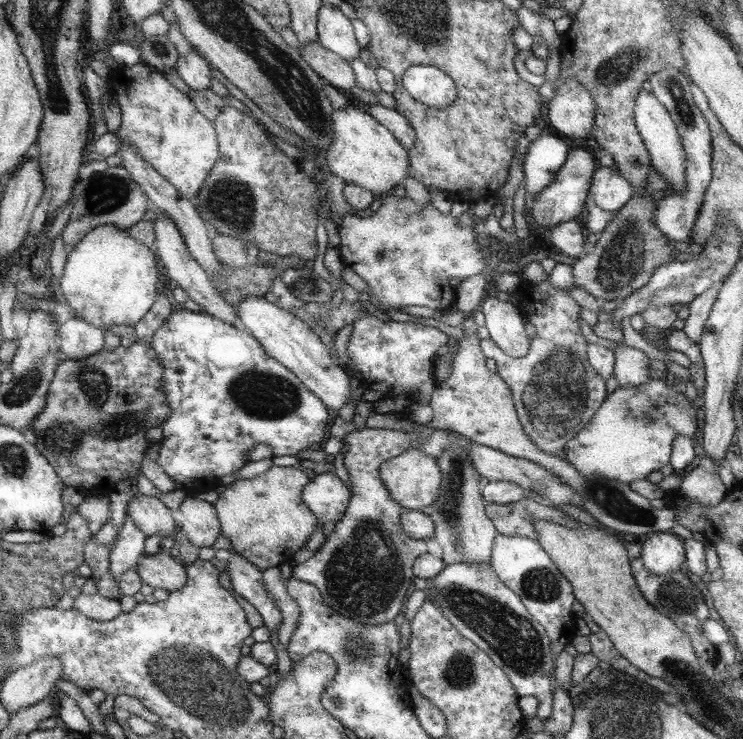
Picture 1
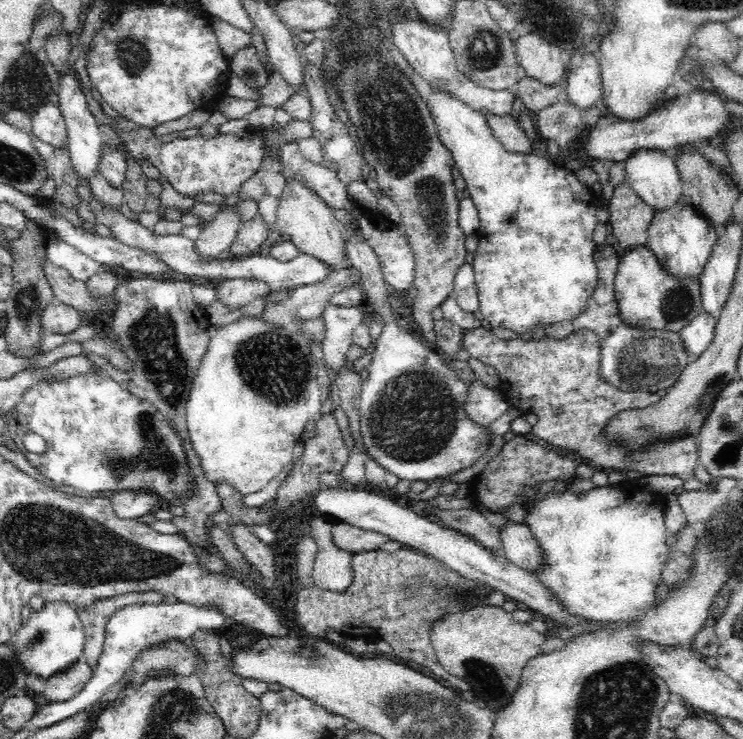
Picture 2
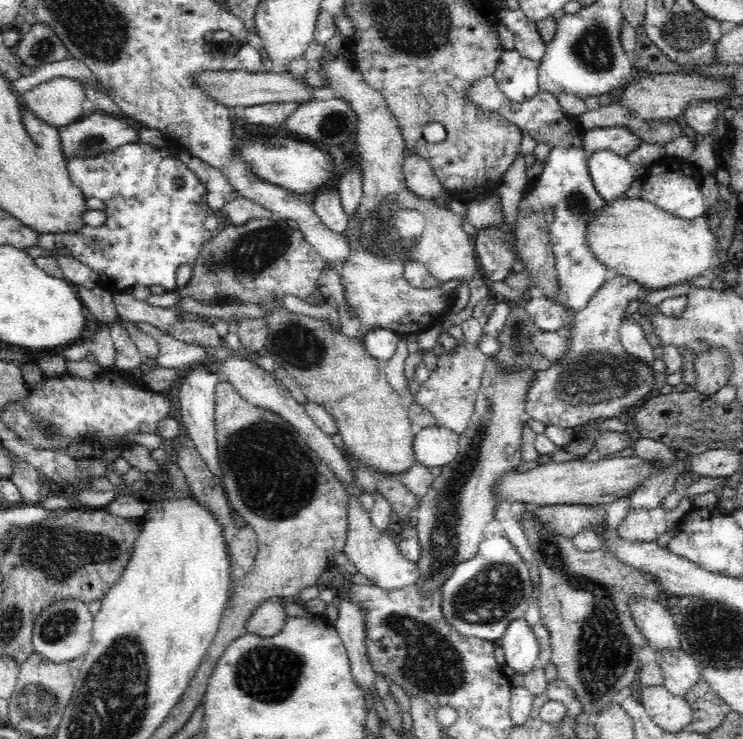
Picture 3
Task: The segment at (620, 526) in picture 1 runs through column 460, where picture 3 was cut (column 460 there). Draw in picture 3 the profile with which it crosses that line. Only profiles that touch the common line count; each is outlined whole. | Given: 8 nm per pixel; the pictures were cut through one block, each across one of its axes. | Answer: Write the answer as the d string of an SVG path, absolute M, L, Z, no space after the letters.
M472 316L464 320L462 332L464 336L458 342L454 356L448 356L448 354L438 356L438 368L430 372L430 378L424 384L420 384L420 390L414 396L414 402L434 416L434 426L448 428L456 436L462 436L464 430L470 426L470 420L476 412L476 402L478 402L476 398L482 386L482 374L486 370L486 362L490 360L490 356L480 352L476 346L478 338L484 332L484 326L478 322L478 318Z

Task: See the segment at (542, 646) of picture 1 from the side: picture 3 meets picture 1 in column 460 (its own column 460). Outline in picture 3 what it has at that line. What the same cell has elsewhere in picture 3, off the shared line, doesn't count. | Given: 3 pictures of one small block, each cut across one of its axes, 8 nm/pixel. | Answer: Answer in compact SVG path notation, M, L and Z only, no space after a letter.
M486 534L478 554L458 564L442 586L442 614L460 634L496 642L504 636L510 622L526 618L528 602L536 596L528 568L504 534Z

